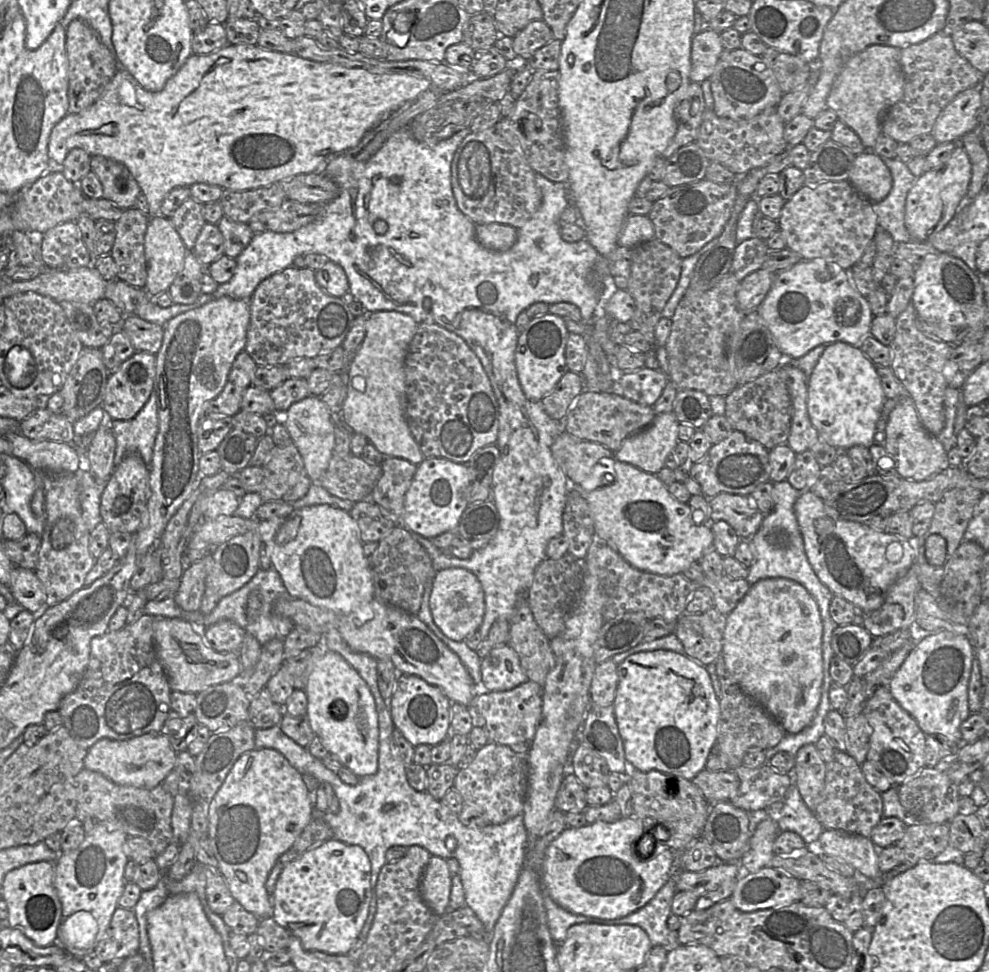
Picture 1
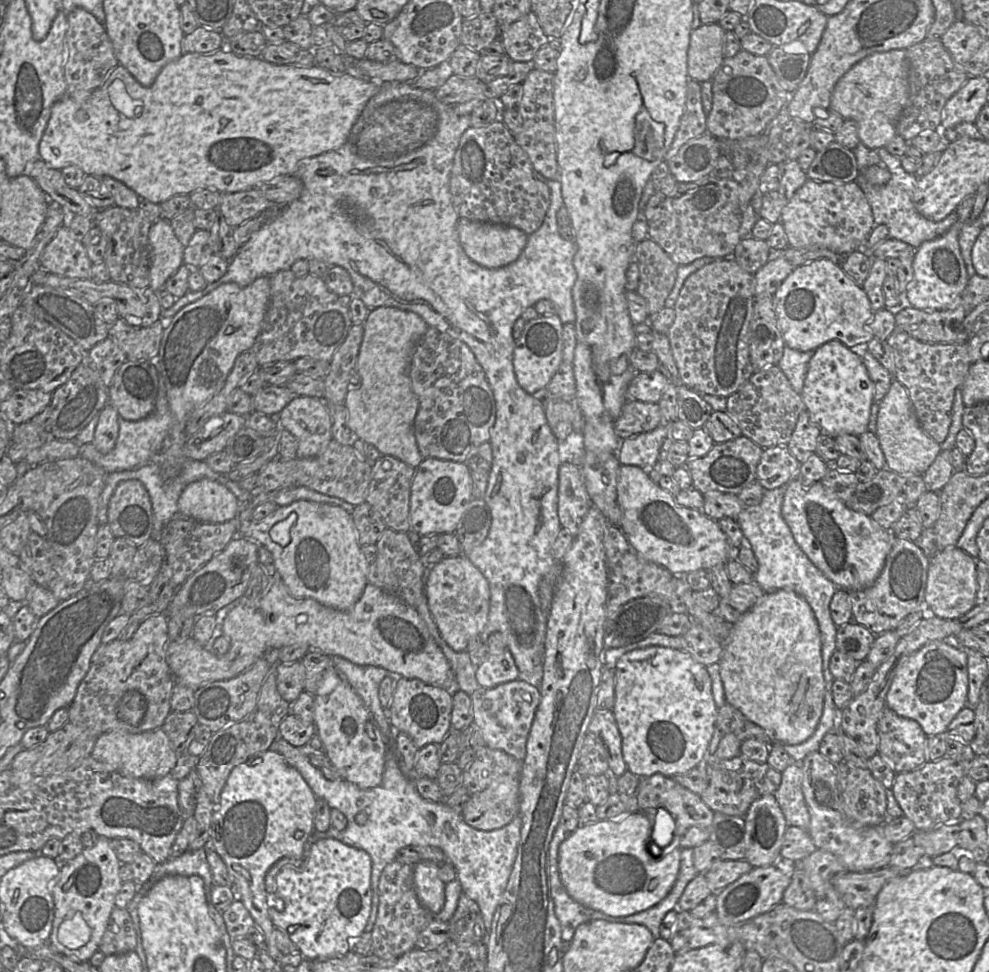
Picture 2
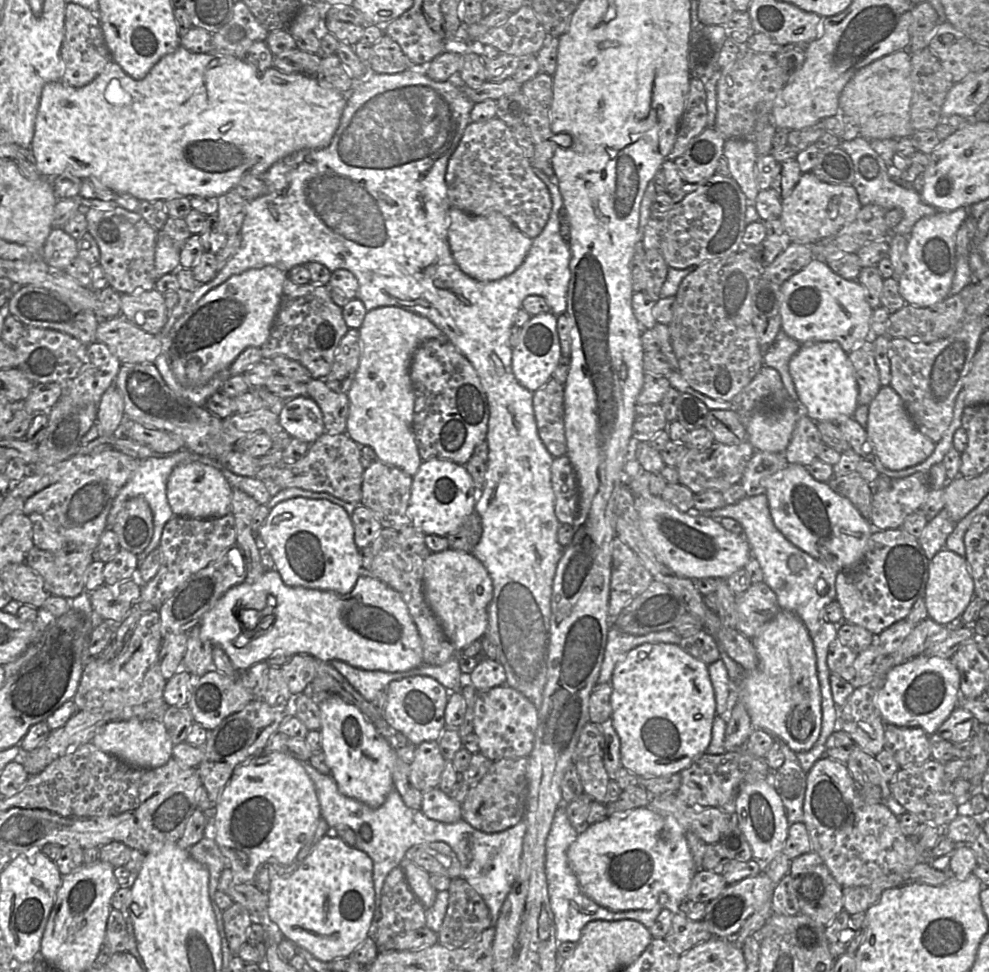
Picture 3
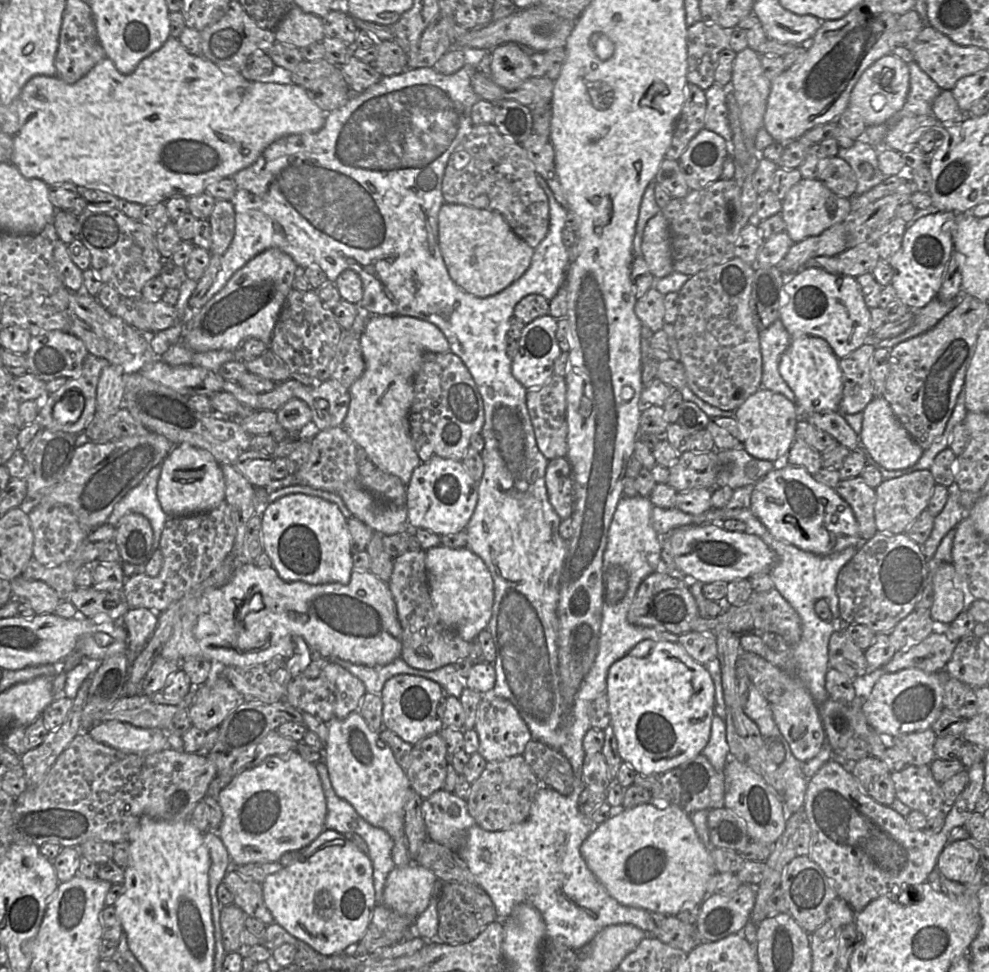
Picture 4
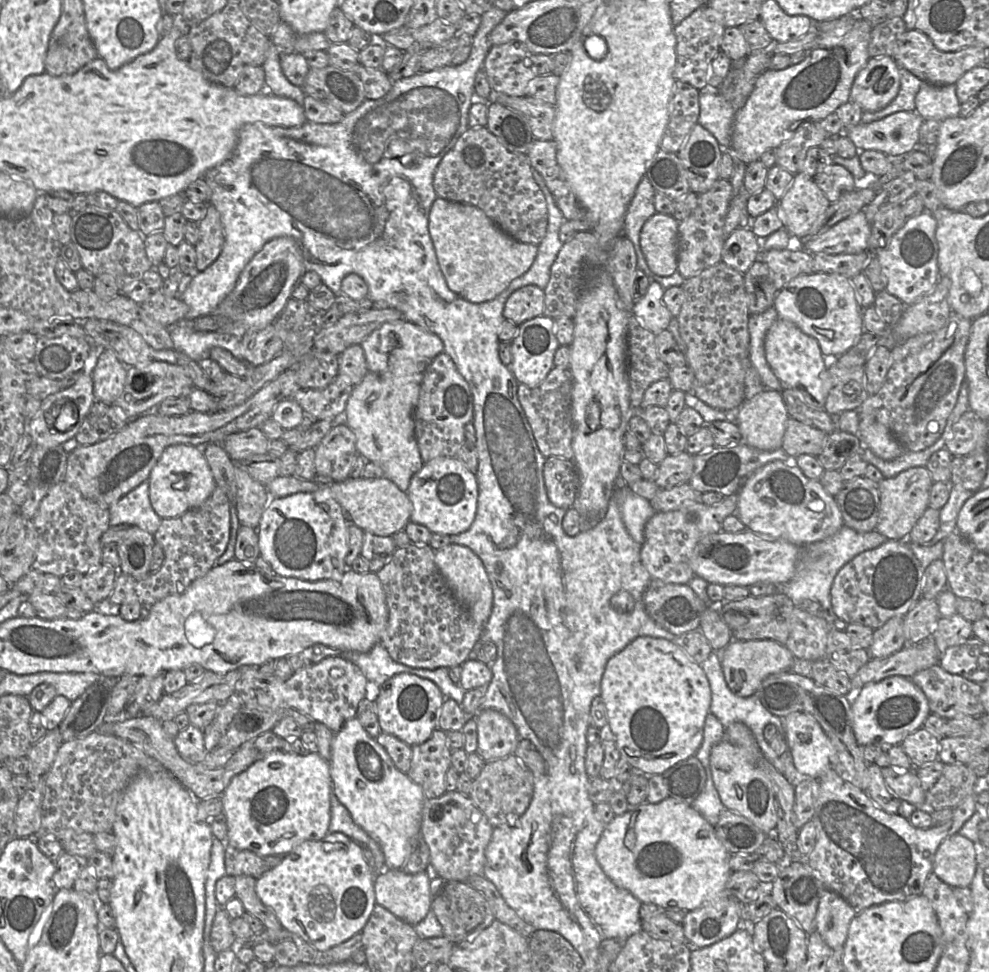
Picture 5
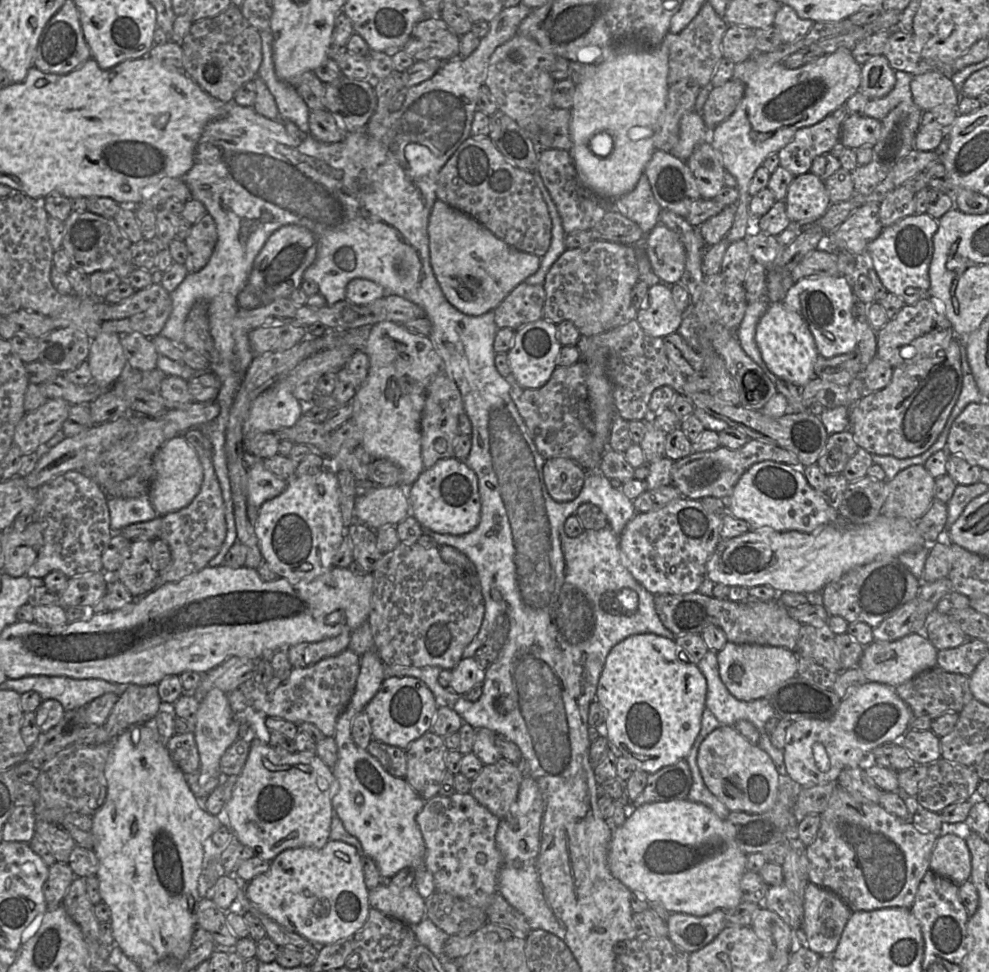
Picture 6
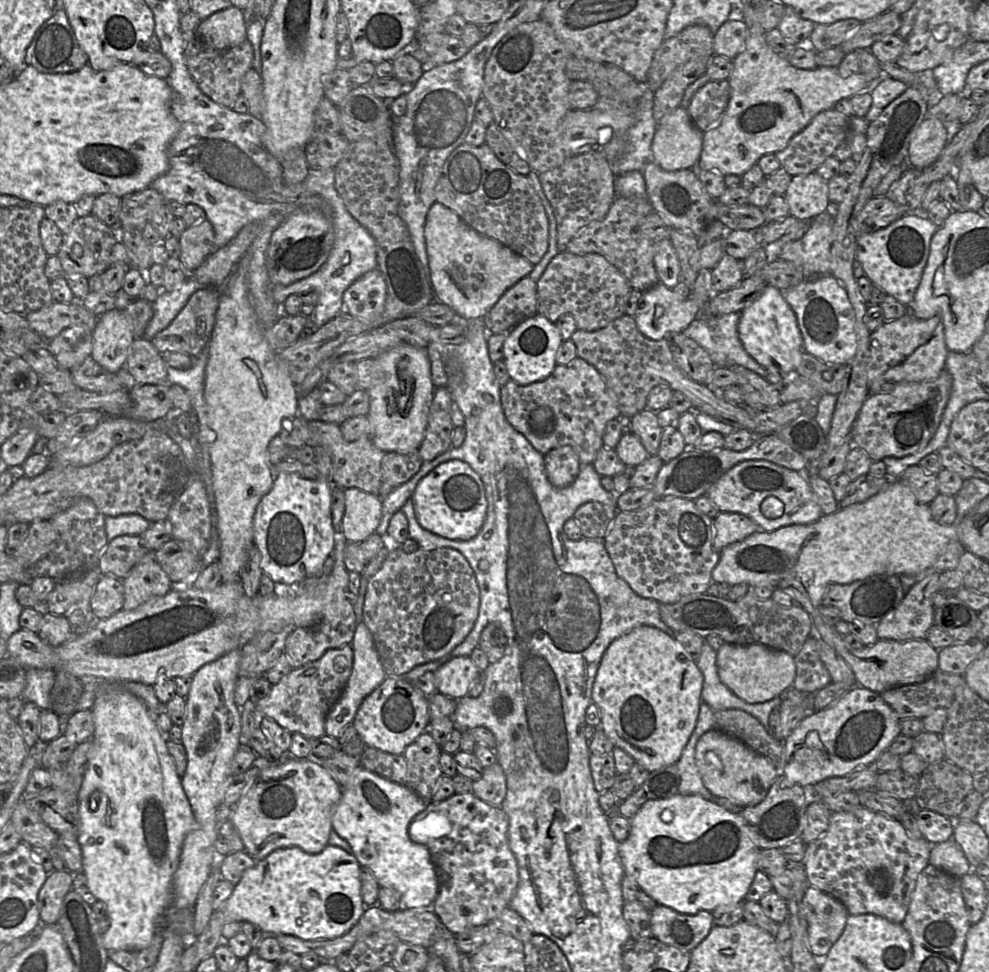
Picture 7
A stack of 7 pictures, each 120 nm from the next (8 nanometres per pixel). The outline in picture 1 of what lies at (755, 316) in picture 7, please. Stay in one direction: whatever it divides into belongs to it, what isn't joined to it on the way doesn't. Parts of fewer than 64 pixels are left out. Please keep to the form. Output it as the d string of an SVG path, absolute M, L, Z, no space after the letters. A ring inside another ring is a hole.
M837 341L826 346L808 379L807 410L811 423L828 443L840 452L861 445L869 448L875 443L877 421L886 400L876 366L855 345Z

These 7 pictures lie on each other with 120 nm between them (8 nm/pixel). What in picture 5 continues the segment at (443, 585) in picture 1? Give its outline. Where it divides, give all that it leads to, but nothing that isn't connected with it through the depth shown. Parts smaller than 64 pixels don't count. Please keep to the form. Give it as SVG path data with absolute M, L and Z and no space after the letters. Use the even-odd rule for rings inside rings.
M449 544L435 551L434 562L454 597L480 626L486 624L493 604L492 586L479 557L469 548Z

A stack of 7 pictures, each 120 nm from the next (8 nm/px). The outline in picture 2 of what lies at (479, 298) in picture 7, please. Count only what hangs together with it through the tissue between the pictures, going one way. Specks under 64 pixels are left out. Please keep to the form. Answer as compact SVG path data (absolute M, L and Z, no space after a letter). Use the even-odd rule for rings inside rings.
M460 218L457 232L467 256L488 269L516 261L528 241L528 235L519 228L465 218Z

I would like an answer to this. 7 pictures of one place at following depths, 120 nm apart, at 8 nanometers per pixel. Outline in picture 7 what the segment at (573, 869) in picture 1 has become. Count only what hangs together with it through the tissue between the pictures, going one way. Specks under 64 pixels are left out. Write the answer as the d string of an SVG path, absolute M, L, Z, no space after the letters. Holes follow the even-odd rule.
M678 793L670 798L645 802L630 819L629 836L618 844L618 850L625 875L632 878L639 888L655 899L659 905L670 907L683 914L697 914L700 911L712 912L718 907L732 906L745 901L745 896L757 872L756 860L760 849L751 840L751 829L739 813L730 812L698 795L681 795Z

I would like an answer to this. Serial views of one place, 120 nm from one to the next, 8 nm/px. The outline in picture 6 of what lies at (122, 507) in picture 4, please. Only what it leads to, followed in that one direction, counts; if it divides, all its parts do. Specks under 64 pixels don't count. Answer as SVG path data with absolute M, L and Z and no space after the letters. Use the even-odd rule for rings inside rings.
M148 496L137 498L108 498L108 510L110 517L110 529L113 533L119 533L124 527L139 523L147 522L157 517L158 513L153 508Z

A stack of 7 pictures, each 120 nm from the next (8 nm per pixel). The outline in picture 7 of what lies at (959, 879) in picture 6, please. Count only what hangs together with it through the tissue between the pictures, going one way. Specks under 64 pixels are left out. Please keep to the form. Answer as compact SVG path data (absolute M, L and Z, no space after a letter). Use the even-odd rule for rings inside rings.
M952 838L932 845L929 863L955 877L962 877L972 870L962 849Z

